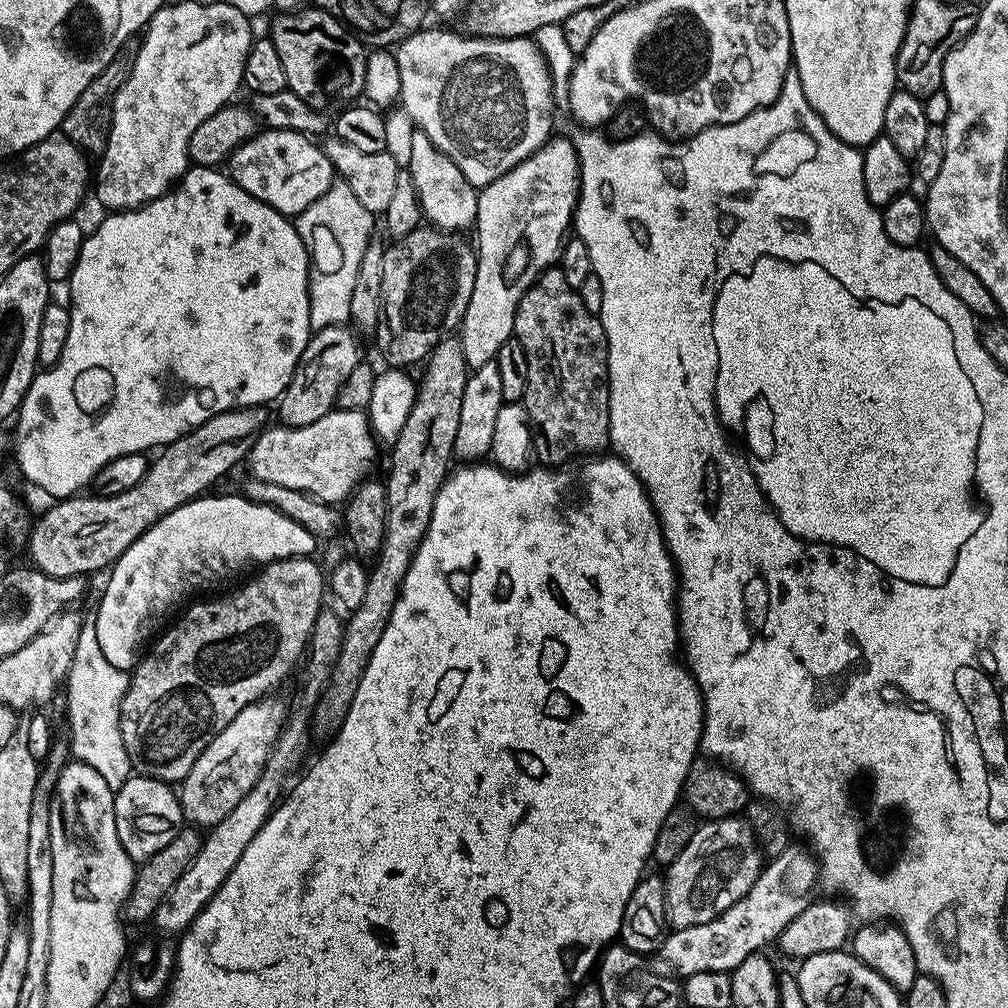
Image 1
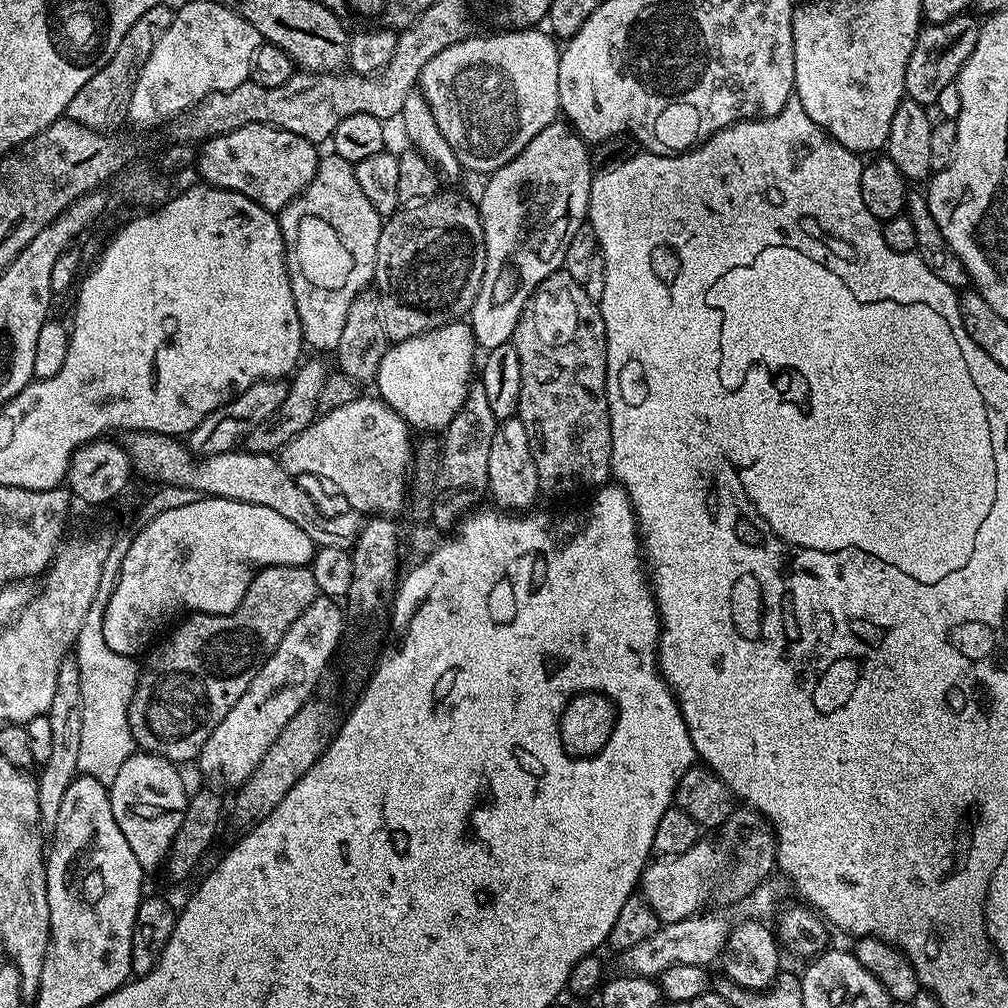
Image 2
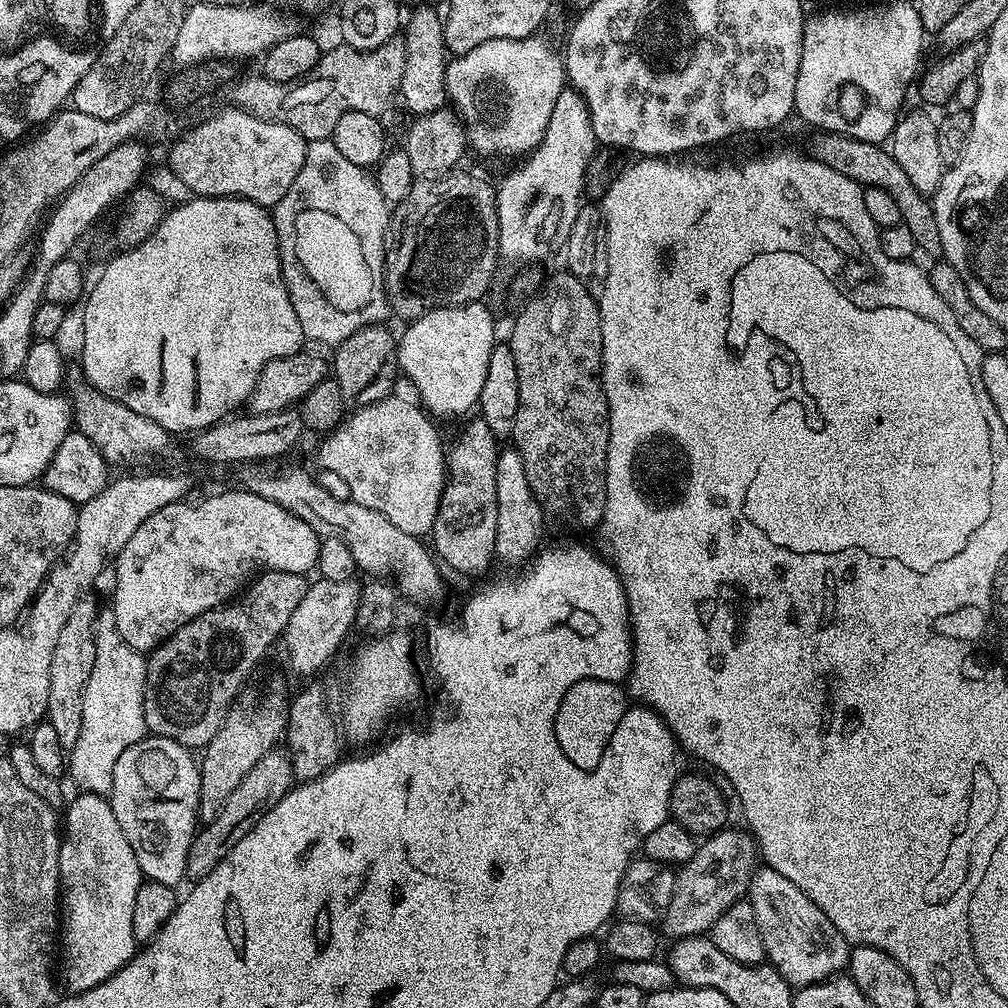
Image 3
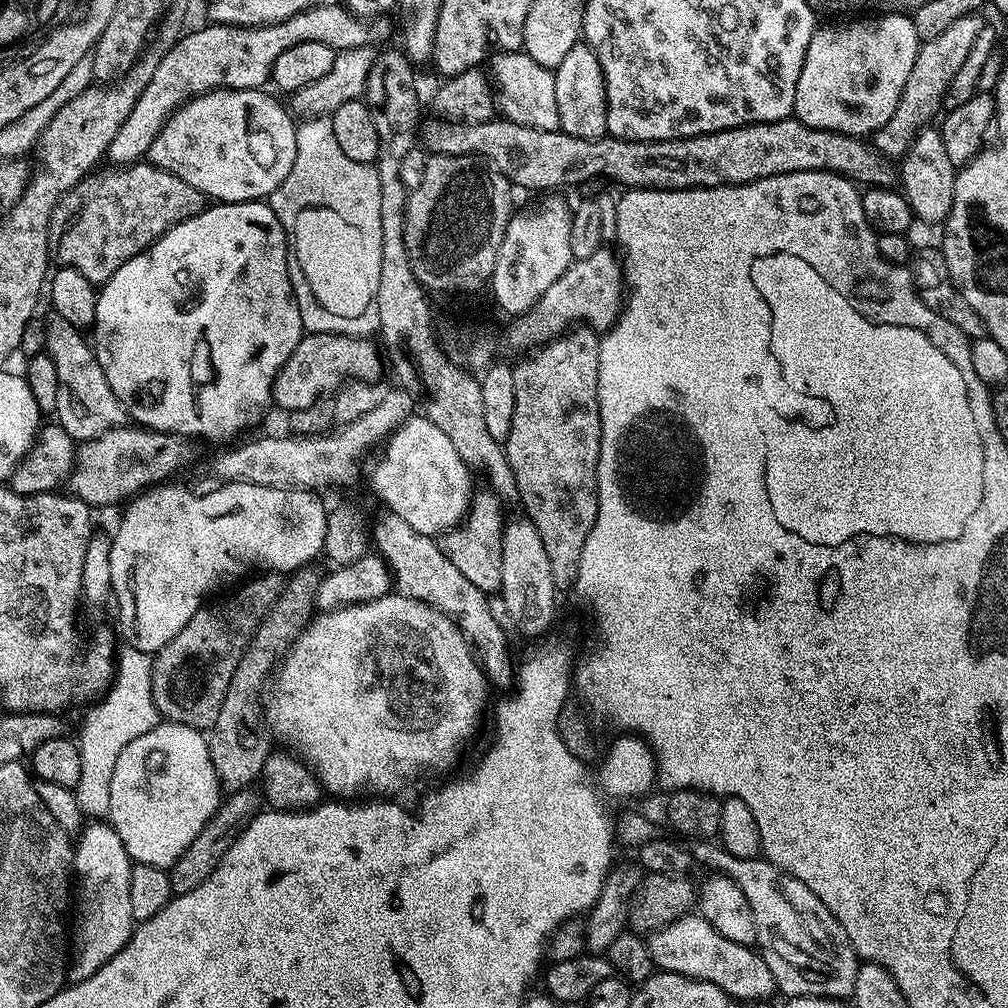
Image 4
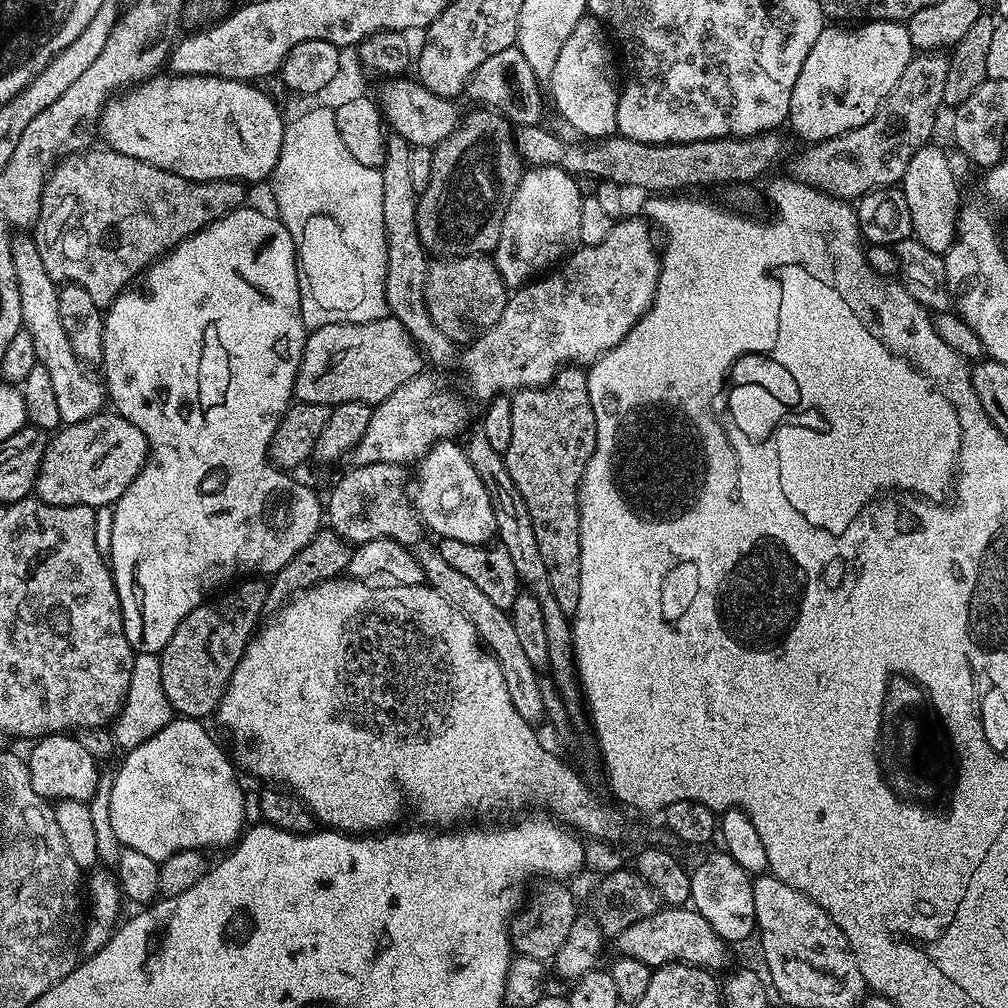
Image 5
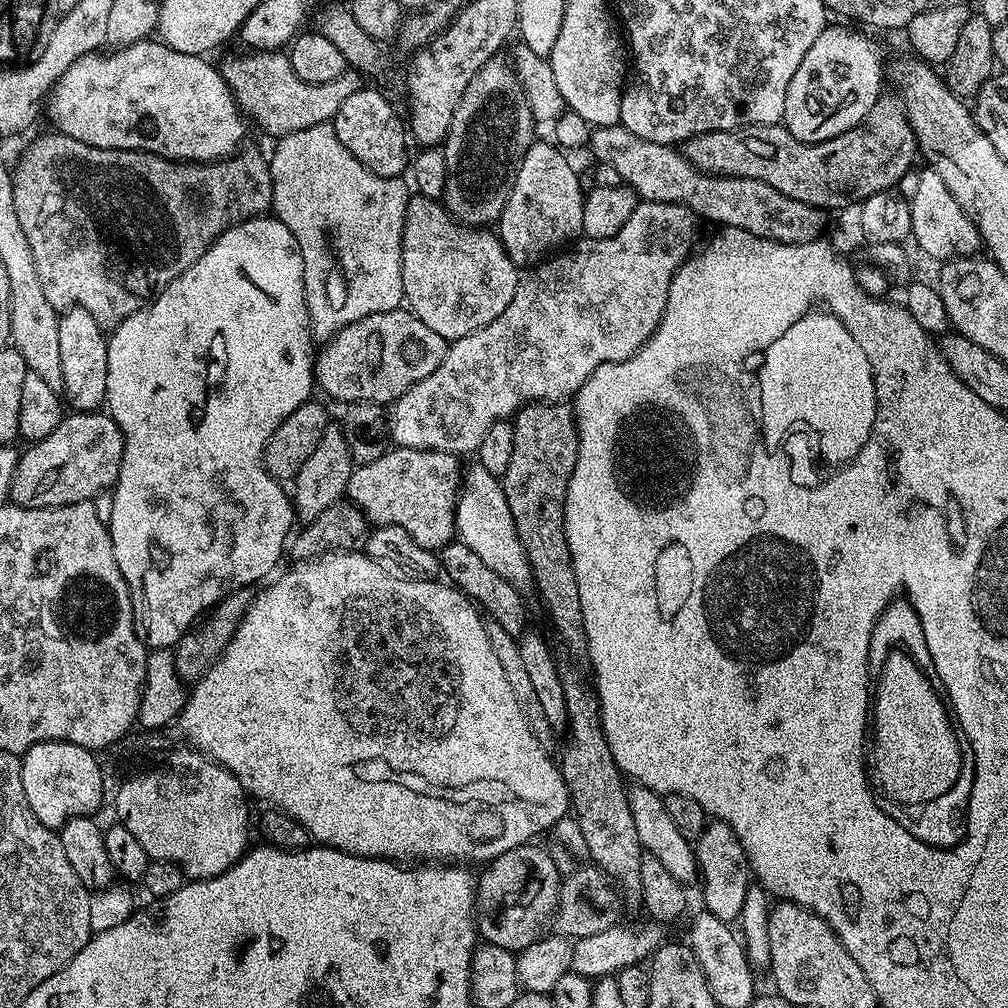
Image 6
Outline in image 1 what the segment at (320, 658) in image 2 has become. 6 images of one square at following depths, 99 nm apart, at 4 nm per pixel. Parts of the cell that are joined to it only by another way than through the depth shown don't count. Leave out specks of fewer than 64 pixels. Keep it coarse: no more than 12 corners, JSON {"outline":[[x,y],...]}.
{"outline":[[286,707],[234,714],[179,785],[189,825],[212,828],[250,794]]}

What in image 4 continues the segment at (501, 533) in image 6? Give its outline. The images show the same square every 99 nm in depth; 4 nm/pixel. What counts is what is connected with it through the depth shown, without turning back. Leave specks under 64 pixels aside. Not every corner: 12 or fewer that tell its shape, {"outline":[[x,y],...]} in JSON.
{"outline":[[427,416],[384,441],[372,488],[433,538],[467,516],[473,473]]}

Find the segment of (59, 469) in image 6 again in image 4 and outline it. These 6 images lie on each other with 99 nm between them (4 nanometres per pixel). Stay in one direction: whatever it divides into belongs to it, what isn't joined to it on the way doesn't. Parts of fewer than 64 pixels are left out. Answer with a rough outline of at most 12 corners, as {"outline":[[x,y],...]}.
{"outline":[[115,428],[79,445],[67,491],[97,509],[195,462],[189,437]]}

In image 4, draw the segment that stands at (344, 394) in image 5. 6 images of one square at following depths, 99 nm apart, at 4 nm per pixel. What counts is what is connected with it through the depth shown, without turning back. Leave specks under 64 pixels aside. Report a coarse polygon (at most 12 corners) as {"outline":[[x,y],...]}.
{"outline":[[306,334],[276,375],[285,413],[348,381],[379,381],[382,352],[362,336]]}

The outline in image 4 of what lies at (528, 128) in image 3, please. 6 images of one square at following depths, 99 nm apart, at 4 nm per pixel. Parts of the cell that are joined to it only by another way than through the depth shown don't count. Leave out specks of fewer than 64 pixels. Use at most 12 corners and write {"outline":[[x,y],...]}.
{"outline":[[523,51],[490,62],[501,115],[560,127],[555,73]]}

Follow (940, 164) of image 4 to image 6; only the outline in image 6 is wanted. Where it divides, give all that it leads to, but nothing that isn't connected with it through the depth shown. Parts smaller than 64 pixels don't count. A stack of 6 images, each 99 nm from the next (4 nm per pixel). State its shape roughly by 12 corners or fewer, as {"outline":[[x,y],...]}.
{"outline":[[933,170],[908,200],[911,239],[932,260],[979,253],[980,232]]}

